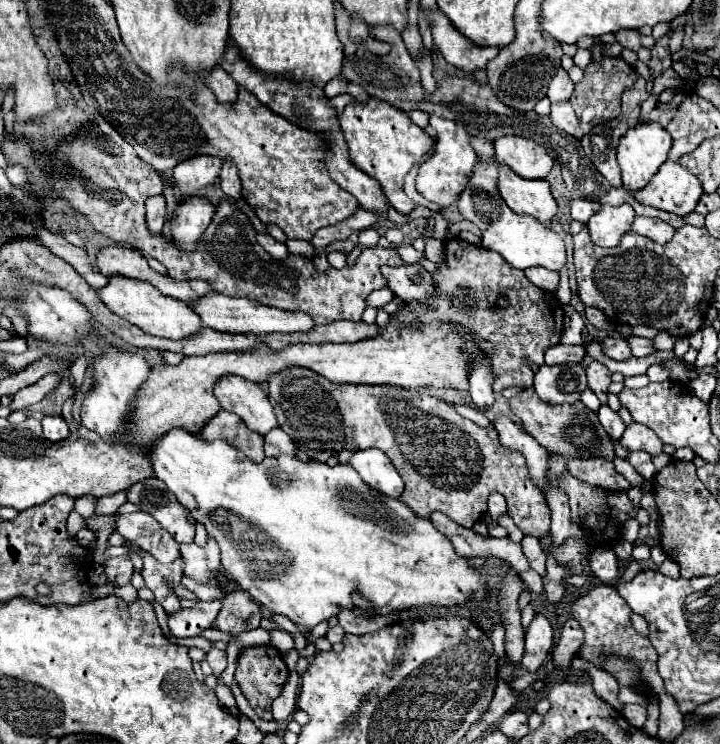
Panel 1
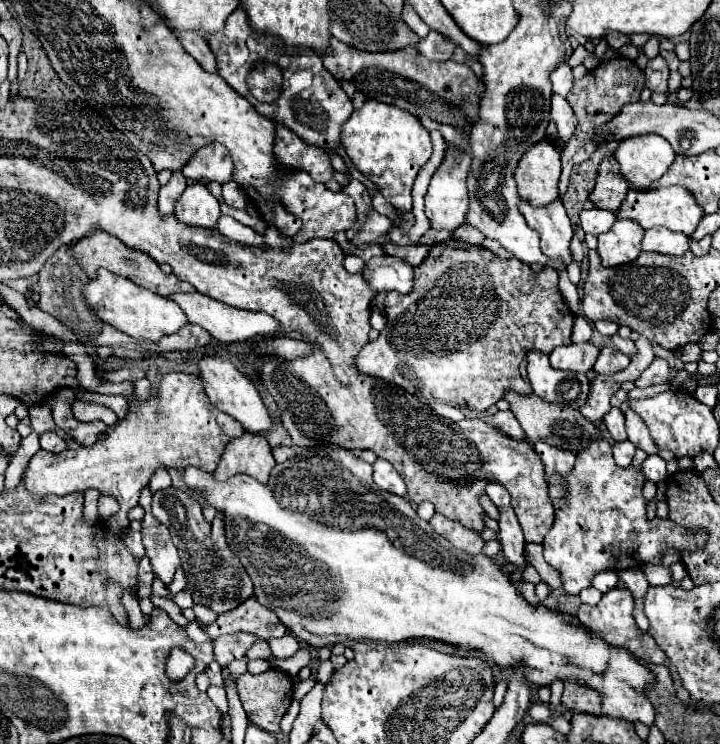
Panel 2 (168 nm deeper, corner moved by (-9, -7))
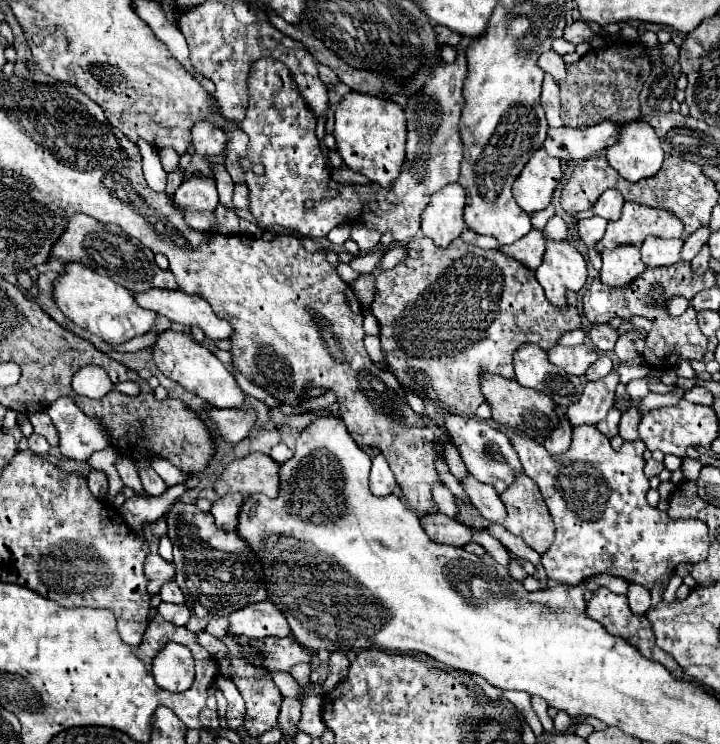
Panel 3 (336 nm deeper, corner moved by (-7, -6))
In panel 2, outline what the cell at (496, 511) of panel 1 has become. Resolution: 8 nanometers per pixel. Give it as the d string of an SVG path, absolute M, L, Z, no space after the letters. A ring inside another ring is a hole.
M490 481L490 483L486 485L486 493L488 493L488 497L492 499L492 503L494 503L496 507L510 507L510 495L508 495L506 487L502 487L500 483Z

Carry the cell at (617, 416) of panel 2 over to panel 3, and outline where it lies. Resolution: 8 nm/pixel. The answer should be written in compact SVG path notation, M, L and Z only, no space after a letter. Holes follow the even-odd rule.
M612 408L612 410L608 412L608 416L606 416L602 422L598 422L598 424L596 424L596 428L598 428L598 430L604 434L604 436L614 438L614 436L618 436L620 416L622 416L622 412L620 412L618 408Z

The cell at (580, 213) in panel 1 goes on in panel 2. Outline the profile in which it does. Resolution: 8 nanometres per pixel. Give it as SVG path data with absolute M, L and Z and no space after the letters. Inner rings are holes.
M588 209L580 213L580 227L584 229L584 233L590 233L594 237L610 231L614 221L614 213L602 209Z

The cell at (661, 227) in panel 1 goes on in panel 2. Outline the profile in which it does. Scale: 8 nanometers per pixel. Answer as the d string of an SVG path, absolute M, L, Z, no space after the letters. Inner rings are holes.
M654 227L644 233L642 251L646 253L662 253L662 255L674 255L680 257L688 251L690 243L686 235L678 235L666 227Z

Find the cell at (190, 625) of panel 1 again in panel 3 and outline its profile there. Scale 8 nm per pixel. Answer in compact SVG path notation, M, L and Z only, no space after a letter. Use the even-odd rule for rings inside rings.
M268 600L256 602L252 606L240 608L228 616L230 634L246 638L268 638L268 636L288 636L290 626L284 614Z

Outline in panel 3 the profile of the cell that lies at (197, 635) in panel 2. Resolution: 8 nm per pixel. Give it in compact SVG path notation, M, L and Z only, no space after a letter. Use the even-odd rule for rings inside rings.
M196 632L196 640L200 642L200 646L204 646L214 658L222 658L228 650L226 650L226 646L216 638L216 636L212 636L212 634L208 634L208 632Z

